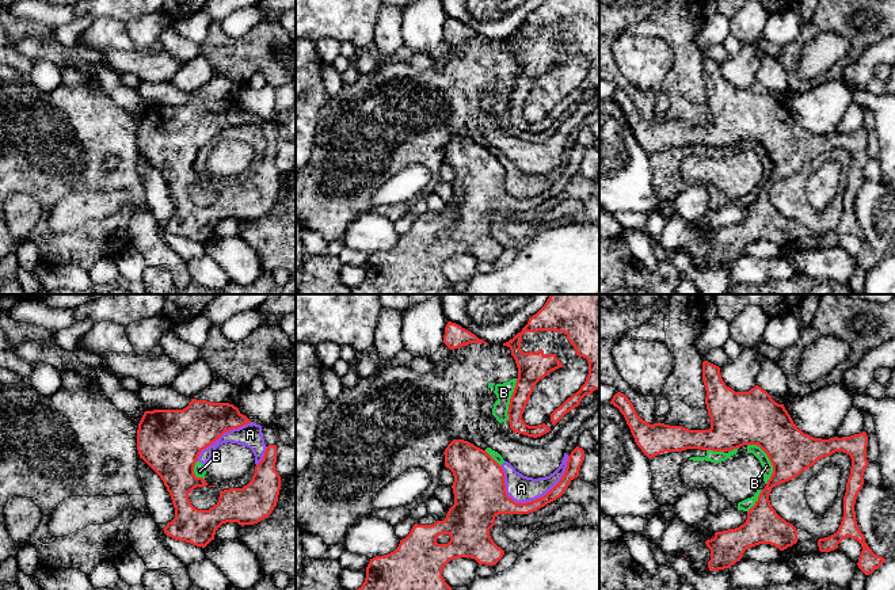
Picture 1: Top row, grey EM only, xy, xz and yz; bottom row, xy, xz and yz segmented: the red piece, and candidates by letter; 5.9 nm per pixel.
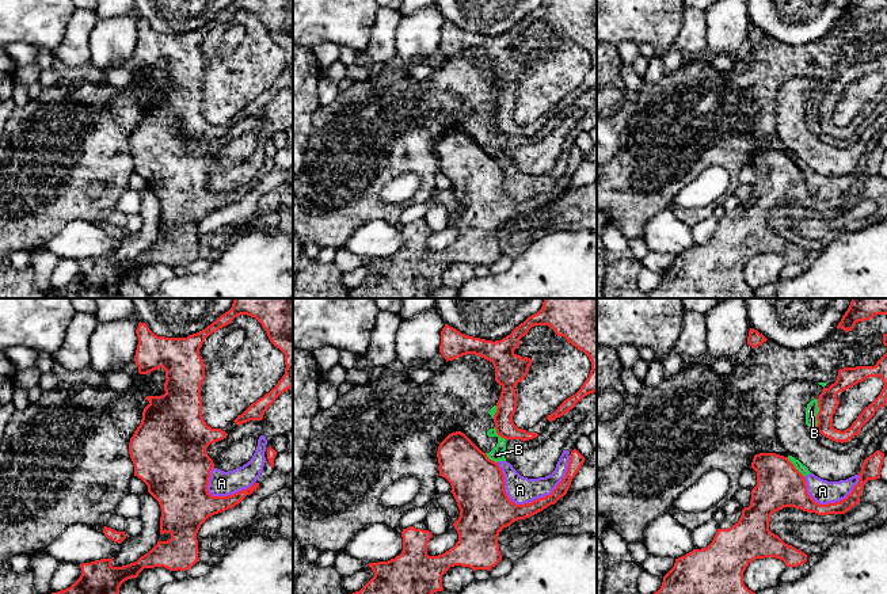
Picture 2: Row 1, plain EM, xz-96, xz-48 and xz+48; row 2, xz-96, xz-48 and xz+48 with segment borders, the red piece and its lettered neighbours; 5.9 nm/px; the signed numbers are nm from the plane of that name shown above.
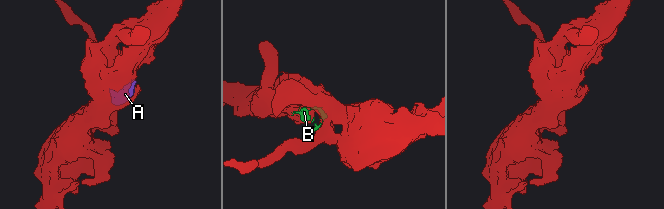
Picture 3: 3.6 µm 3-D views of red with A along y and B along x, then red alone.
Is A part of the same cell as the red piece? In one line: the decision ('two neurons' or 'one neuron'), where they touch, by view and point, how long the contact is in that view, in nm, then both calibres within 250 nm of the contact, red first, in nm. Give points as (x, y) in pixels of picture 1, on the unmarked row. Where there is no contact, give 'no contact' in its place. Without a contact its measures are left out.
two neurons; meets red in xz at (544, 191); contact 440 nm long; 110 nm thick on the red side, 160 nm on the other

